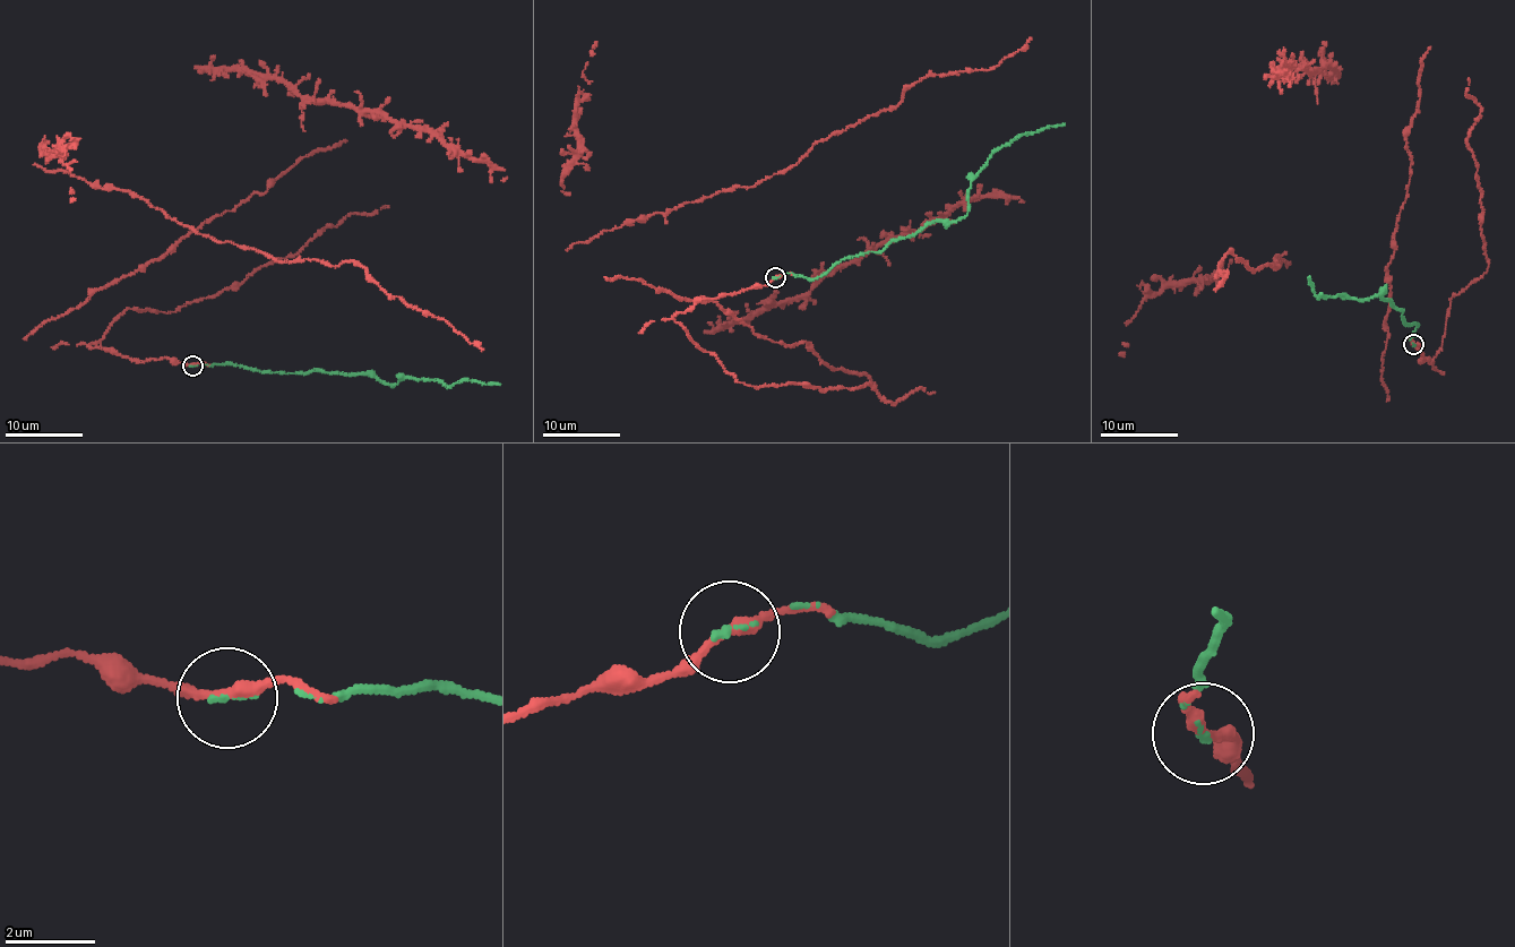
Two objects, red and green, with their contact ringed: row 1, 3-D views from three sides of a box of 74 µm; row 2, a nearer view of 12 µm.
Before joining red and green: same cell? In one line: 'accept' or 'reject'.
accept

